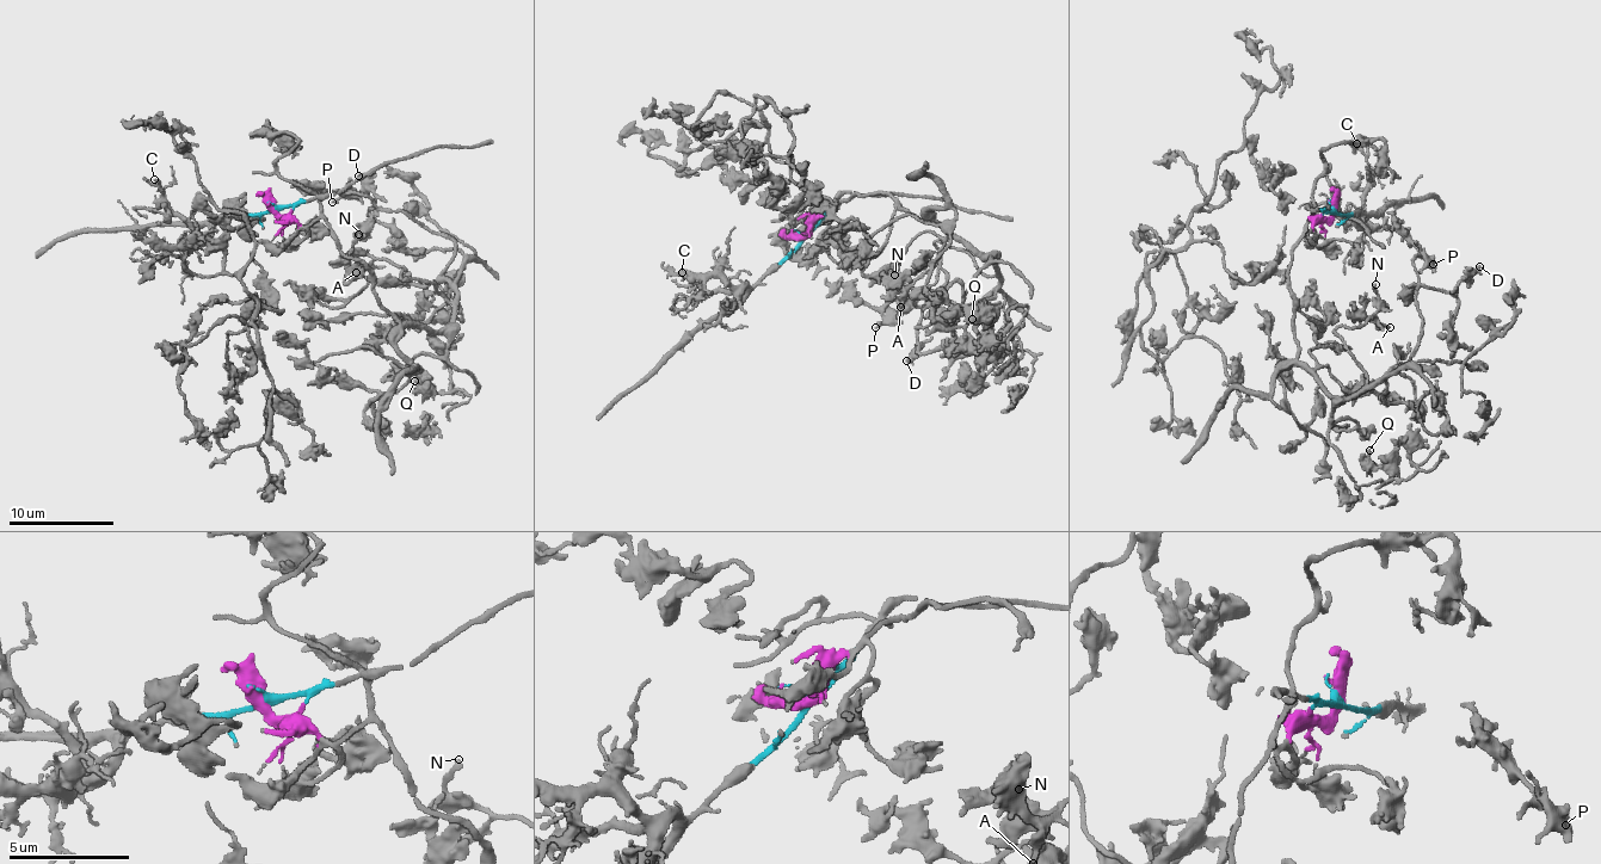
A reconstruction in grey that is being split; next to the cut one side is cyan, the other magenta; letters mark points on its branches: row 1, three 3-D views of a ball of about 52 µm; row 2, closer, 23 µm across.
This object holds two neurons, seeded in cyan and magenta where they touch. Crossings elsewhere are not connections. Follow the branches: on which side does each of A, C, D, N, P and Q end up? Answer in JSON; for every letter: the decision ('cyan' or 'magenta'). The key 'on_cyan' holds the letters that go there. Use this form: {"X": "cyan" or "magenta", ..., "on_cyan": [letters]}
{"A": "magenta", "C": "cyan", "D": "magenta", "N": "magenta", "P": "magenta", "Q": "magenta", "on_cyan": ["C"]}

